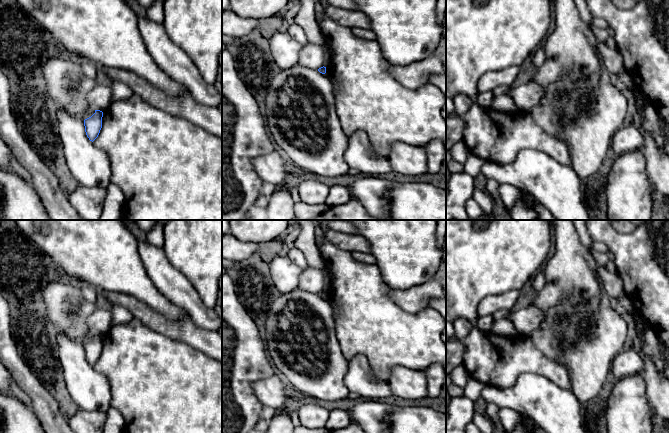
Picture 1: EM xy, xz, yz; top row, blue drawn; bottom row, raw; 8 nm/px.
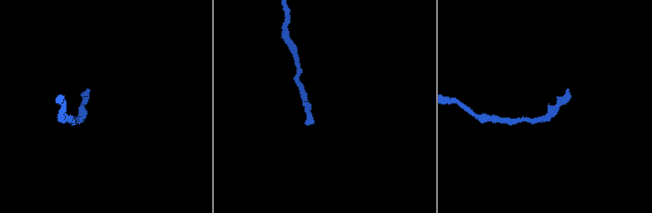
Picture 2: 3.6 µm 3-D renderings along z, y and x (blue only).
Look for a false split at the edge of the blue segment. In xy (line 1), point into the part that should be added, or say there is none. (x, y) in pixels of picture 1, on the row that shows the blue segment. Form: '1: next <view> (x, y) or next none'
1: next none

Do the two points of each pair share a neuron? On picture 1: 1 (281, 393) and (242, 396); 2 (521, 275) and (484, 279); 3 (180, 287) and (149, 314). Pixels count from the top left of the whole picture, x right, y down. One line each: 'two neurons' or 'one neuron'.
1: two neurons
2: one neuron
3: two neurons

